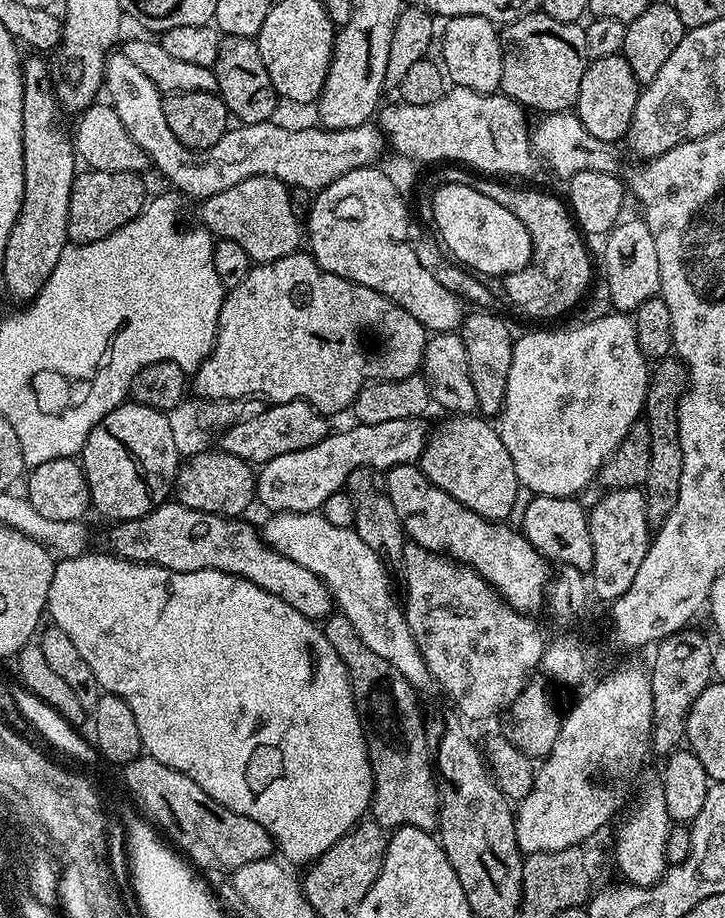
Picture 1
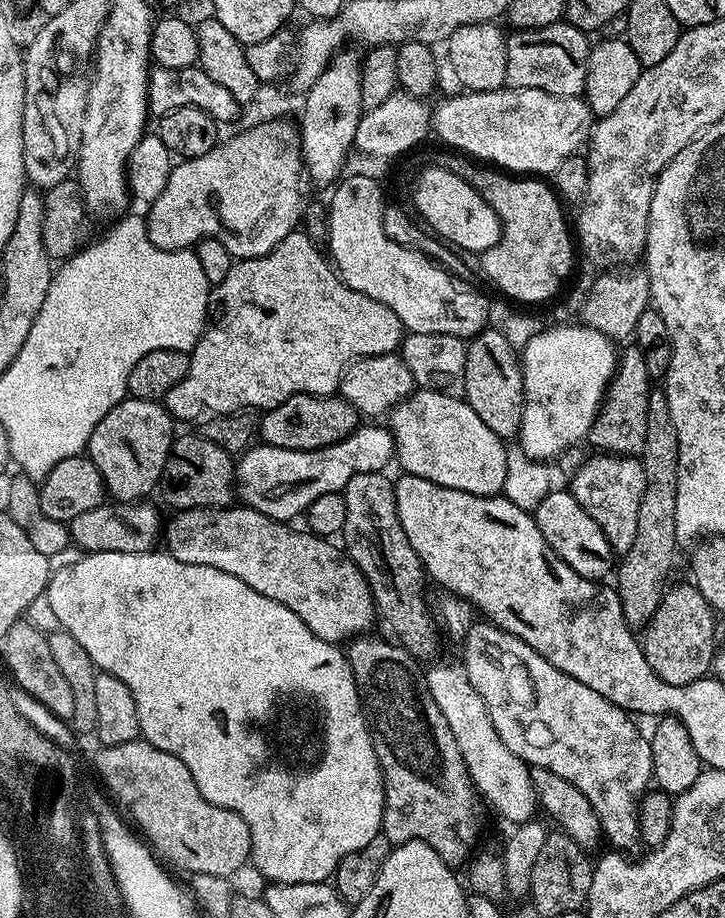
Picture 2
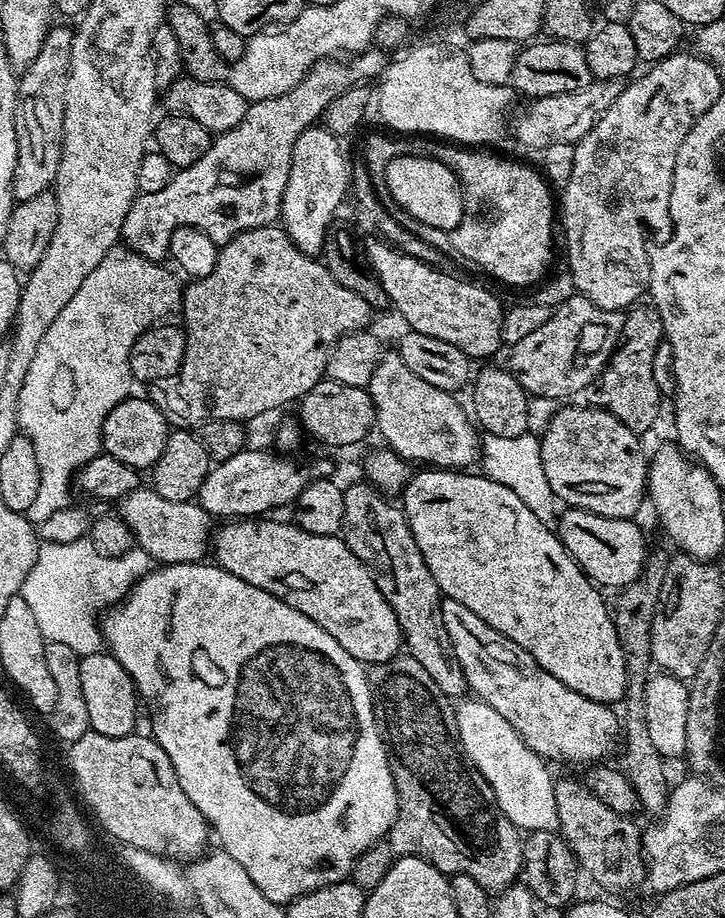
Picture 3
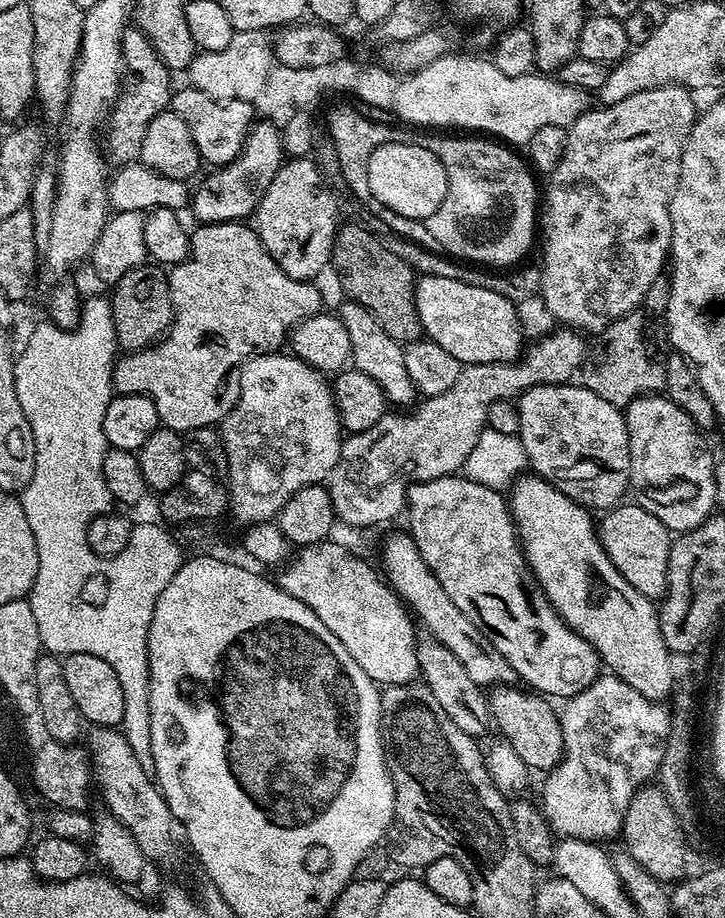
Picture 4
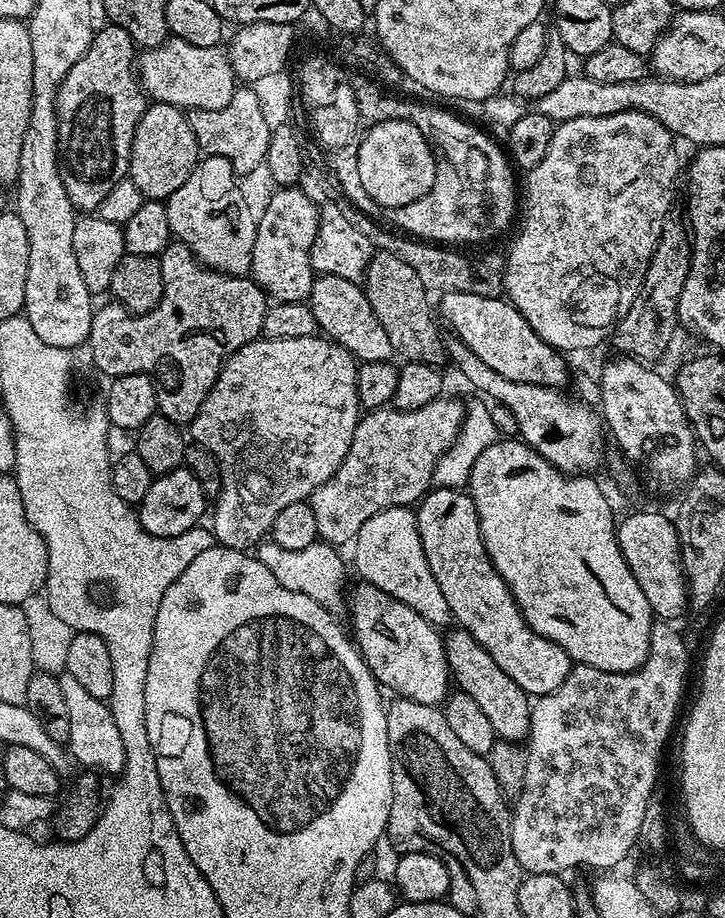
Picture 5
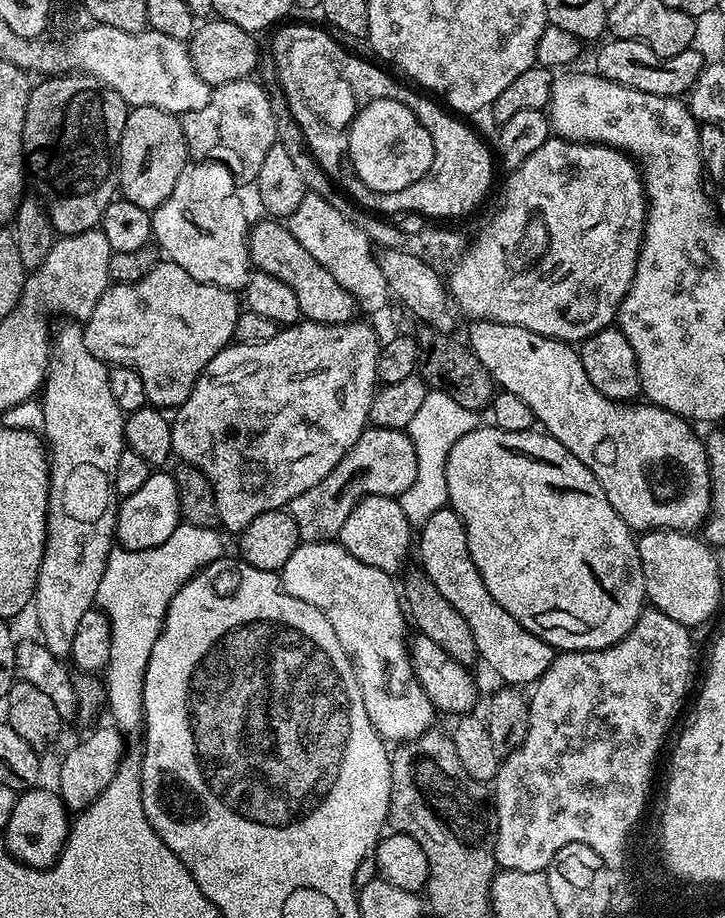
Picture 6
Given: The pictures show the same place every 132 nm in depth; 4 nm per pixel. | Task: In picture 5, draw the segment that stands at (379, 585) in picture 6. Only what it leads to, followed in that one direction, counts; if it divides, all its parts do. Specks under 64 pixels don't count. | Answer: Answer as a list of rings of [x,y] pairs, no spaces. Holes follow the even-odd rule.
[[[264,542],[255,549],[254,555],[262,562],[262,566],[266,566],[266,570],[270,570],[270,574],[274,574],[274,578],[278,578],[278,582],[282,582],[282,586],[286,586],[286,590],[306,594],[329,612],[339,614],[344,606],[346,608],[346,589],[349,584],[348,568],[336,552],[339,551],[333,545],[323,542],[306,546],[306,550],[282,550],[282,546]]]

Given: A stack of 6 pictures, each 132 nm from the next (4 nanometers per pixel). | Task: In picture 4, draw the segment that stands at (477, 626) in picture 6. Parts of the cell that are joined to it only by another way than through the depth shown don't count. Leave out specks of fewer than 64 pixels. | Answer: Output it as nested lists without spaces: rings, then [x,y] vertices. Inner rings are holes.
[[[453,474],[413,484],[408,489],[406,501],[407,527],[413,542],[418,546],[426,566],[442,582],[442,590],[450,594],[450,602],[482,630],[482,634],[510,662],[517,677],[531,691],[543,694],[548,698],[567,698],[586,690],[590,682],[601,675],[600,655],[572,629],[569,624],[554,610],[544,592],[536,583],[525,559],[524,550],[520,547],[520,537],[512,513],[508,511],[508,501],[497,489],[482,486],[469,480],[463,474]]]

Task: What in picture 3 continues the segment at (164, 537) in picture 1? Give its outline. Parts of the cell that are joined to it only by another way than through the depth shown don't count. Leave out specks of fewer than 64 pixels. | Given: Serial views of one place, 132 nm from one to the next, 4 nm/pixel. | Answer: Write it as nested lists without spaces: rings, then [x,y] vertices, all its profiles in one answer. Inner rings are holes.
[[[236,518],[215,529],[210,541],[210,552],[214,562],[222,570],[234,574],[234,578],[242,578],[242,582],[250,582],[250,586],[258,586],[274,598],[286,602],[286,606],[294,606],[298,614],[306,614],[310,622],[318,622],[350,654],[365,666],[381,664],[394,658],[402,648],[402,637],[398,618],[394,618],[394,610],[390,610],[390,602],[382,598],[382,590],[374,582],[372,572],[354,553],[346,547],[339,535],[319,536],[306,534],[294,522],[283,524],[276,518]]]

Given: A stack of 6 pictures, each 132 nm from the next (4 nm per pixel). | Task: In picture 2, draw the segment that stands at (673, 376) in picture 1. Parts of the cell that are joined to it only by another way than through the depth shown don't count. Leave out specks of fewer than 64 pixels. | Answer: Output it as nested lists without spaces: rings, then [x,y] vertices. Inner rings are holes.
[[[653,390],[646,414],[646,446],[642,453],[646,486],[642,490],[642,506],[638,506],[638,531],[634,533],[634,546],[623,553],[615,569],[614,587],[620,595],[622,614],[634,630],[647,628],[654,618],[664,593],[669,587],[668,575],[676,564],[676,527],[674,506],[678,506],[678,430],[670,418],[670,406],[663,391]]]

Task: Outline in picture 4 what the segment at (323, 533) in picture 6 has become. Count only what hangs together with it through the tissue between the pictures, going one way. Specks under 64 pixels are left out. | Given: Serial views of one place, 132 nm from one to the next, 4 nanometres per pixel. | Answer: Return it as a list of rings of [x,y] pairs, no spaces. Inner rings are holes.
[[[568,326],[557,329],[533,344],[531,341],[521,359],[509,364],[463,365],[450,390],[421,399],[411,410],[385,414],[370,430],[351,433],[341,443],[340,457],[326,481],[337,521],[352,528],[372,528],[394,519],[399,512],[401,515],[413,484],[451,476],[463,469],[474,442],[488,426],[486,410],[495,400],[512,400],[530,386],[569,383],[584,363],[585,337]]]

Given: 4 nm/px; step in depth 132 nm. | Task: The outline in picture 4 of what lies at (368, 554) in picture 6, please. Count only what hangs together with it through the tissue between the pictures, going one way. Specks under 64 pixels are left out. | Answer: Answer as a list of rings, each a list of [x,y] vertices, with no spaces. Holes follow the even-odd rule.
[[[407,531],[390,533],[384,540],[380,556],[384,559],[383,575],[392,585],[393,592],[411,608],[418,620],[420,618],[424,622],[428,627],[425,628],[427,633],[442,642],[442,646],[446,646],[446,650],[466,666],[466,674],[470,674],[476,684],[512,686],[517,683],[518,677],[510,662],[506,662],[506,658],[502,658],[502,654],[498,654],[498,650],[494,650],[492,643],[484,637],[482,630],[478,630],[478,626],[474,626],[474,622],[470,622],[470,618],[450,602],[450,594],[442,590],[442,582],[434,578],[430,566],[426,566],[418,546]]]

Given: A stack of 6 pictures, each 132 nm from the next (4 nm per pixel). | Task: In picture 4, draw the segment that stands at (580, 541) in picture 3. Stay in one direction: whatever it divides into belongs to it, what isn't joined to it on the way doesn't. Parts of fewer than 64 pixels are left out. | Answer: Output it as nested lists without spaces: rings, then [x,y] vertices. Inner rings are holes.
[[[621,502],[605,511],[599,517],[600,541],[618,574],[634,586],[642,595],[649,598],[663,597],[668,590],[668,563],[673,537],[666,526],[654,518],[642,506],[634,502]]]

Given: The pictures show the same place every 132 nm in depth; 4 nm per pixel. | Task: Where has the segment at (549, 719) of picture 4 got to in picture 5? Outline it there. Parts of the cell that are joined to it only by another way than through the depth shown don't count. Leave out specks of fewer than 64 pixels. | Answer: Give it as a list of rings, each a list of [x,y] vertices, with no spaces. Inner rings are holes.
[[[457,627],[456,632],[449,631],[444,636],[444,649],[448,658],[448,667],[451,677],[458,683],[459,691],[470,694],[474,702],[478,702],[478,707],[485,711],[486,718],[490,718],[490,726],[494,726],[497,737],[504,742],[520,742],[531,733],[532,730],[532,704],[527,692],[524,692],[490,658],[490,654],[462,627]],[[452,632],[452,633],[451,633]],[[524,736],[524,737],[523,737]]]

